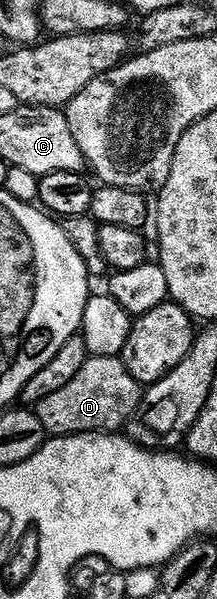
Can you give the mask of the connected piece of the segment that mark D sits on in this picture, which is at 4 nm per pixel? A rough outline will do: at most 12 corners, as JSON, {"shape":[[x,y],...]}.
{"shape":[[89,356],[35,407],[46,434],[117,433],[143,387],[120,356]]}

